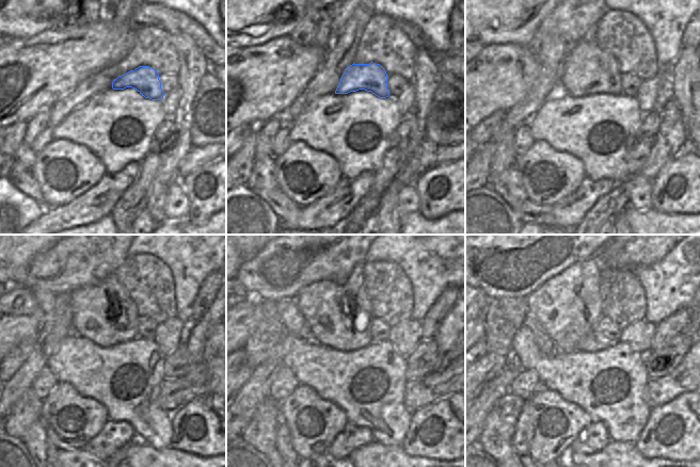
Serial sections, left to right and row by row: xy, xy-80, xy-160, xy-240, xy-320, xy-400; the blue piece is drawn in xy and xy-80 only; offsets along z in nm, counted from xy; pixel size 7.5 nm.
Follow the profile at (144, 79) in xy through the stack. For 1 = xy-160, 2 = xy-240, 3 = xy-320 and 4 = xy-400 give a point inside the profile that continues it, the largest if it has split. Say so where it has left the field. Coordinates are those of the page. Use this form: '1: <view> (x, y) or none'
1: xy-160 (588, 69)
2: xy-240 (94, 308)
3: xy-320 (328, 308)
4: xy-400 (568, 306)

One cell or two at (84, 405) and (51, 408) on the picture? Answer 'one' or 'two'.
one

